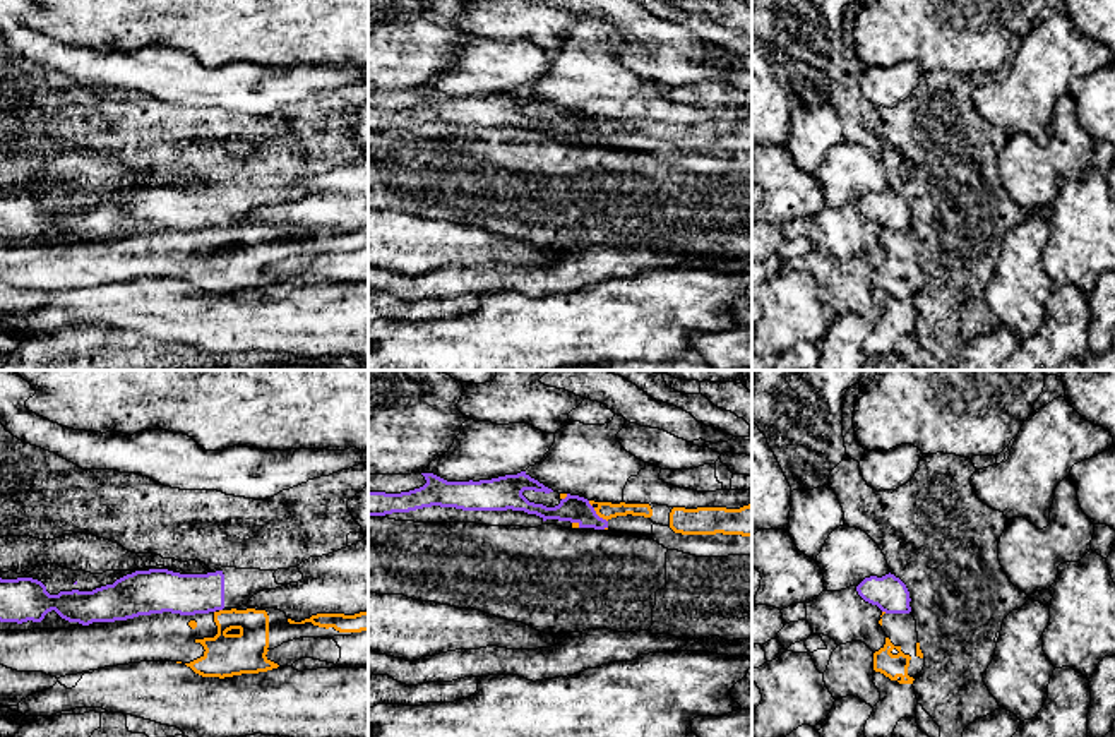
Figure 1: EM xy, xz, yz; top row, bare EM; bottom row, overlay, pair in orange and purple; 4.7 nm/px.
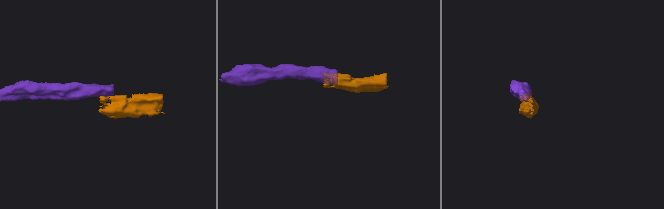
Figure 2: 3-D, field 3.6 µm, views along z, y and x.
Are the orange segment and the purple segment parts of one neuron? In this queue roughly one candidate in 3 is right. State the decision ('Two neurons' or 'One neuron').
Two neurons

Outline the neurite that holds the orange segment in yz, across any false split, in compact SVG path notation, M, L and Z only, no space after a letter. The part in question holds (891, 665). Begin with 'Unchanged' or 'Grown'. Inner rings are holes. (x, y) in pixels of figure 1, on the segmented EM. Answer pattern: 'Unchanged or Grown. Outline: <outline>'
Grown. Outline: M885 614L879 620L885 644L874 653L874 670L899 684L913 684L925 667L916 620L911 614Z

